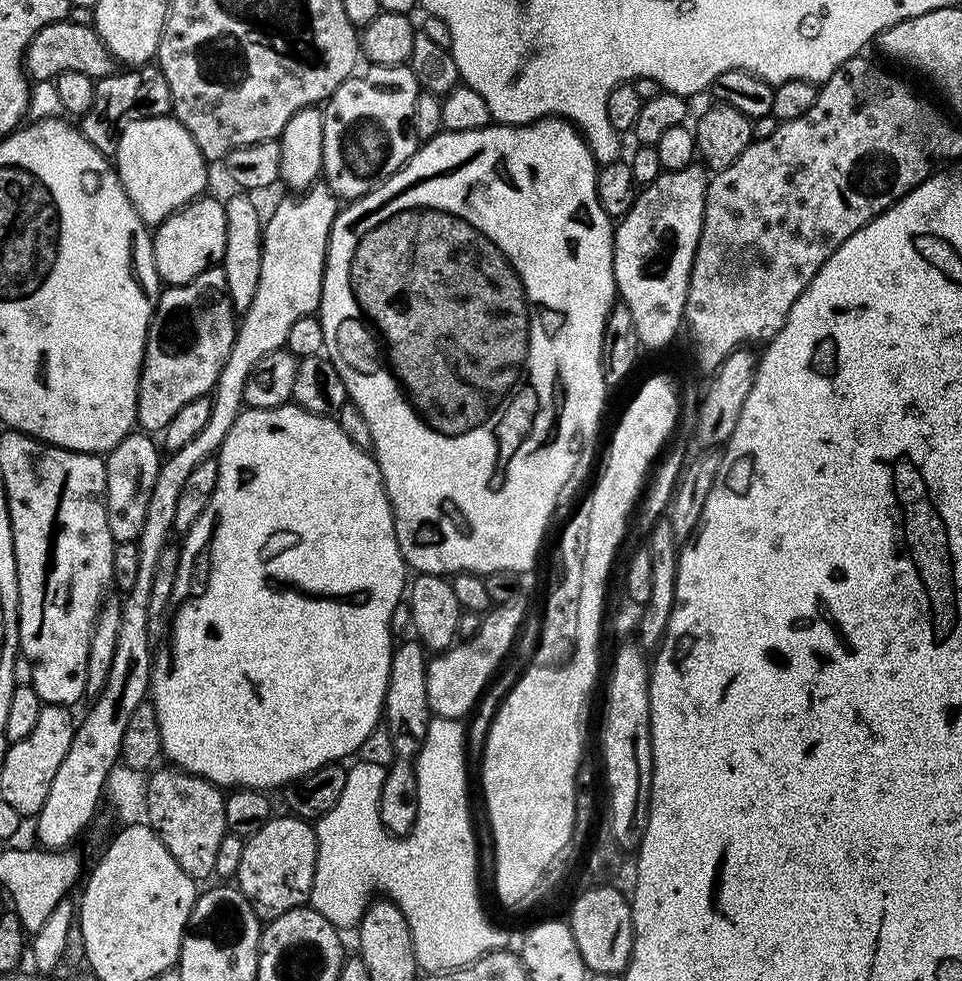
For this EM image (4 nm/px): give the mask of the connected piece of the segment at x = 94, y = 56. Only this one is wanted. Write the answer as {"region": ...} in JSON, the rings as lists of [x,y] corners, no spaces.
{"region":[[[65,18],[38,30],[28,44],[28,52],[24,55],[25,69],[33,81],[55,81],[58,74],[66,70],[75,70],[78,74],[86,74],[97,81],[104,76],[111,76],[114,71],[112,51],[102,42],[95,27],[91,23],[75,24],[72,18]]]}

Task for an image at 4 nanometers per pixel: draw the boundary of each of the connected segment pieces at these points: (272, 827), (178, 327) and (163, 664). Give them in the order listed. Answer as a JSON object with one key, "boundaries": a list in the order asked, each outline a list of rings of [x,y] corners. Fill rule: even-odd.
{"boundaries":[[[[291,814],[273,815],[253,836],[247,837],[242,850],[242,862],[238,862],[234,880],[240,892],[248,899],[254,914],[267,922],[295,908],[303,908],[311,901],[314,870],[316,869],[316,830],[309,821]]],[[[223,267],[208,268],[189,284],[161,291],[148,327],[144,365],[140,367],[136,422],[145,433],[163,433],[186,402],[211,393],[226,358],[230,358],[237,327],[238,313],[232,306],[230,290],[226,290]]],[[[295,402],[283,404],[280,408],[249,408],[245,407],[240,417],[230,426],[230,434],[222,442],[218,453],[220,469],[218,470],[218,486],[214,490],[214,498],[210,498],[210,506],[194,522],[194,526],[183,537],[184,544],[180,548],[180,565],[174,582],[174,594],[172,595],[172,609],[170,612],[170,643],[167,645],[168,652],[157,651],[152,666],[152,683],[150,685],[150,699],[156,717],[158,718],[158,730],[162,734],[162,752],[165,757],[169,756],[171,763],[179,768],[181,772],[189,772],[195,776],[201,776],[221,790],[239,790],[241,788],[254,788],[257,790],[269,790],[268,788],[283,789],[285,784],[293,784],[294,781],[302,779],[306,774],[318,770],[327,764],[347,761],[347,756],[352,756],[372,736],[376,723],[381,723],[384,711],[384,699],[388,689],[390,678],[390,662],[392,661],[392,650],[394,647],[394,633],[392,631],[392,615],[398,605],[406,596],[406,580],[404,584],[404,572],[406,565],[404,555],[400,552],[398,538],[394,530],[394,518],[392,507],[388,501],[388,495],[384,489],[384,479],[380,476],[380,468],[375,459],[369,453],[354,446],[350,438],[340,429],[339,423],[330,416],[316,416],[300,407]]]]}

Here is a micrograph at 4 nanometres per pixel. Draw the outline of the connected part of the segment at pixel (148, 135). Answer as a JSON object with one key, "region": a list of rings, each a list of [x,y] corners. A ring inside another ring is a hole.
{"region":[[[171,115],[151,116],[145,120],[135,120],[118,133],[120,141],[116,147],[114,167],[130,202],[140,219],[149,226],[161,224],[170,214],[174,214],[182,206],[205,195],[208,184],[209,161],[204,159],[202,150],[190,138],[186,126],[182,126]]]}

